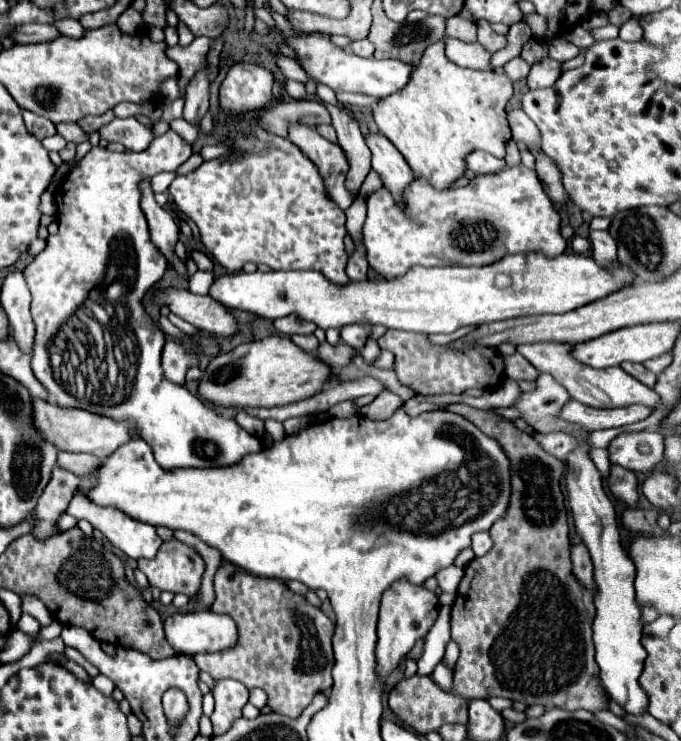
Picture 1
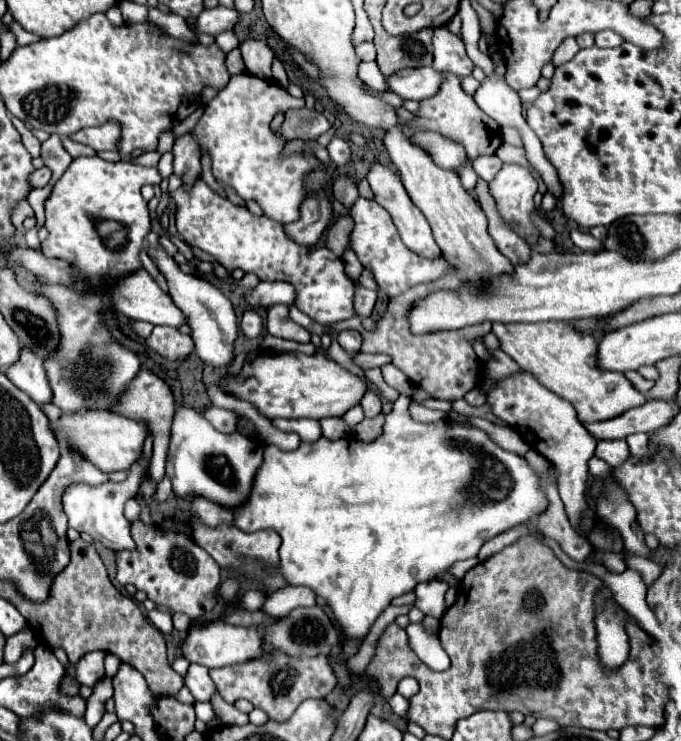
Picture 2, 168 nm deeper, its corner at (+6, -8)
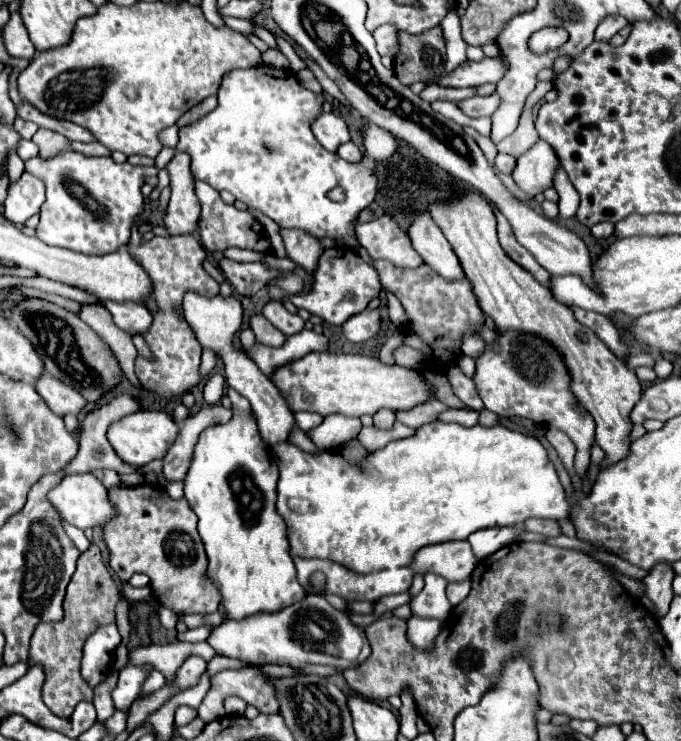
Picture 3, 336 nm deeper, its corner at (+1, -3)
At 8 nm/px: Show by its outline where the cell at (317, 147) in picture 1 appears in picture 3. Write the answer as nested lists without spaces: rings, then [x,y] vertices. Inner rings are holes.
[[[283,228],[281,236],[285,240],[285,250],[287,256],[301,264],[307,272],[313,272],[317,268],[317,260],[323,252],[323,246],[319,242],[319,238],[315,238],[313,234],[307,234],[305,230],[299,228]]]

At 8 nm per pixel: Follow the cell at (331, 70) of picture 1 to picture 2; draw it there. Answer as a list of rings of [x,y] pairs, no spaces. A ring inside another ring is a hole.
[[[432,67],[402,69],[396,75],[388,77],[388,83],[390,83],[392,91],[402,95],[404,99],[422,101],[422,99],[432,97],[434,93],[438,93],[442,77],[446,77],[446,73],[436,71]]]

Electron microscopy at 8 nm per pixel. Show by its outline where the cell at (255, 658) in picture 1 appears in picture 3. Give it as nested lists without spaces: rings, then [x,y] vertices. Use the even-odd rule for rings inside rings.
[[[247,666],[247,668],[237,668],[237,670],[223,670],[219,672],[213,680],[211,680],[211,690],[205,696],[205,700],[197,709],[197,715],[205,724],[211,720],[217,720],[221,716],[225,716],[223,710],[223,702],[227,696],[239,696],[243,698],[247,704],[255,706],[261,714],[275,714],[279,712],[279,704],[277,704],[277,692],[275,692],[275,684],[273,678],[263,674],[257,666]]]

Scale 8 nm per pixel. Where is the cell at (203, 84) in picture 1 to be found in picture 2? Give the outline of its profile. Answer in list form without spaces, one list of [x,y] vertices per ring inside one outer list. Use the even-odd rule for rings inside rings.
[[[186,133],[184,137],[180,137],[174,143],[174,173],[182,179],[182,185],[186,189],[190,189],[194,185],[194,181],[200,179],[202,175],[202,167],[200,167],[200,151],[198,151],[198,143],[194,141],[194,137],[190,133]]]

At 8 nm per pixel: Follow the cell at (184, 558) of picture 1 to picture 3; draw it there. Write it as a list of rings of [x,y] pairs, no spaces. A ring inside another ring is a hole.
[[[141,484],[135,488],[111,488],[109,498],[117,506],[119,516],[111,520],[105,530],[105,542],[111,552],[111,568],[121,582],[127,582],[131,574],[141,572],[151,578],[153,596],[157,602],[175,610],[177,614],[209,614],[219,608],[221,594],[217,586],[207,576],[207,554],[203,542],[197,534],[197,516],[191,512],[189,504],[183,500],[173,500],[161,492],[159,484]]]

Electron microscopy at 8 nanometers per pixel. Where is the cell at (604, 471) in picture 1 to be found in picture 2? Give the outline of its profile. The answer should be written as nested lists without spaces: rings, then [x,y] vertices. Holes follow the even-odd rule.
[[[616,439],[616,441],[598,441],[596,447],[596,457],[604,459],[610,467],[620,467],[626,457],[630,455],[628,445],[624,439]]]

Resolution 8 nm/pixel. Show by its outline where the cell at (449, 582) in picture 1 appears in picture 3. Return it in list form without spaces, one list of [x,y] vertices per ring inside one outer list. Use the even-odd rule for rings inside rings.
[[[425,574],[425,588],[411,600],[411,610],[415,616],[445,620],[451,612],[451,602],[445,596],[447,580],[437,574]]]

